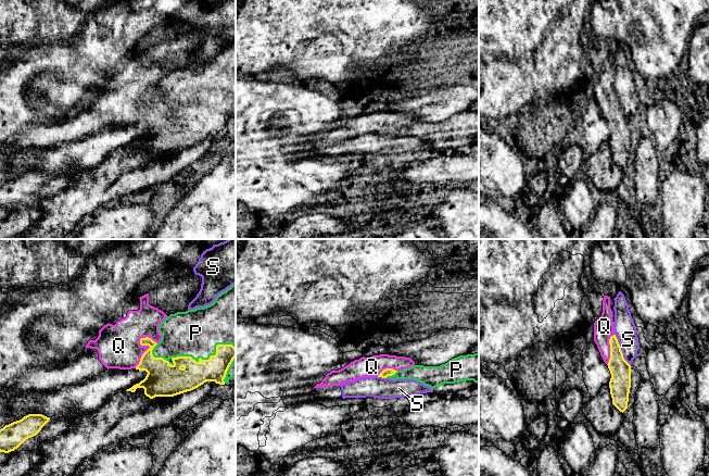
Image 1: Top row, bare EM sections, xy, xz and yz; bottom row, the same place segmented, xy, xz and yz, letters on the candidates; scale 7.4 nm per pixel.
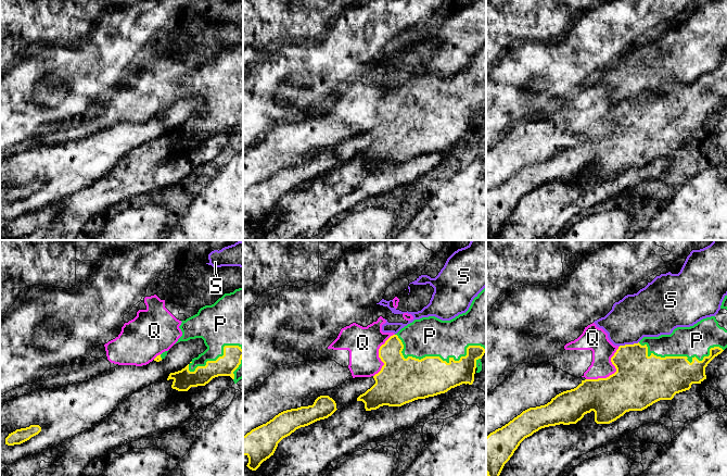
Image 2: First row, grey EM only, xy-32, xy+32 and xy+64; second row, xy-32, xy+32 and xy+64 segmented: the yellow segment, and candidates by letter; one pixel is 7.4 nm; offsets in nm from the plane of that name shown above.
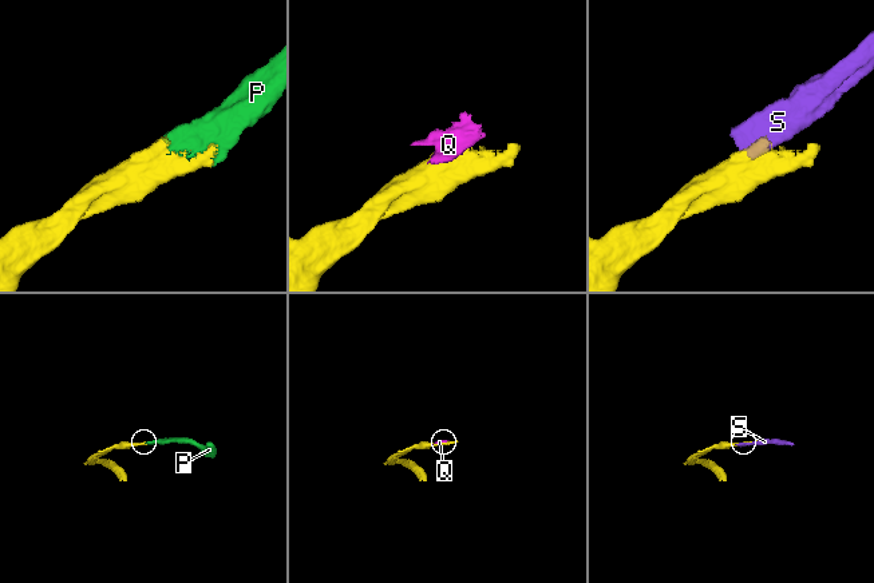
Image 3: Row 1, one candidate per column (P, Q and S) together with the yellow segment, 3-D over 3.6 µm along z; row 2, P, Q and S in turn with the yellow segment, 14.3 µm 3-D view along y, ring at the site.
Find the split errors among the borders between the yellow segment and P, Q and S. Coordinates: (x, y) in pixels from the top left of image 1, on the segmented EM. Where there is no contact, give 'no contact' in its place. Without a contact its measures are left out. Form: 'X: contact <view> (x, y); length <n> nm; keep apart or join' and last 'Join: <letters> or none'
P: contact xy (205, 360); length 480 nm; join
Q: contact xy (149, 346); length 260 nm; keep apart
S: contact yz (620, 350); length 260 nm; keep apart
Join: P

